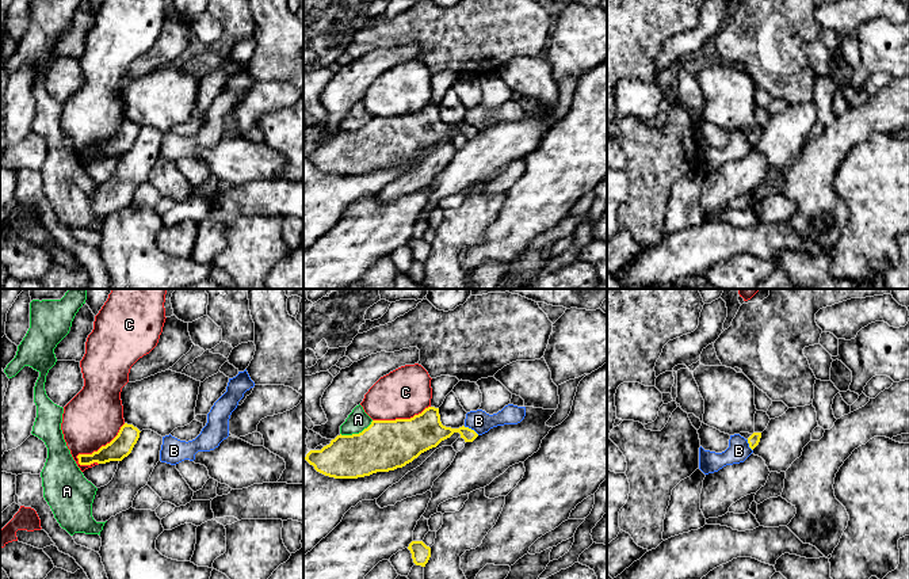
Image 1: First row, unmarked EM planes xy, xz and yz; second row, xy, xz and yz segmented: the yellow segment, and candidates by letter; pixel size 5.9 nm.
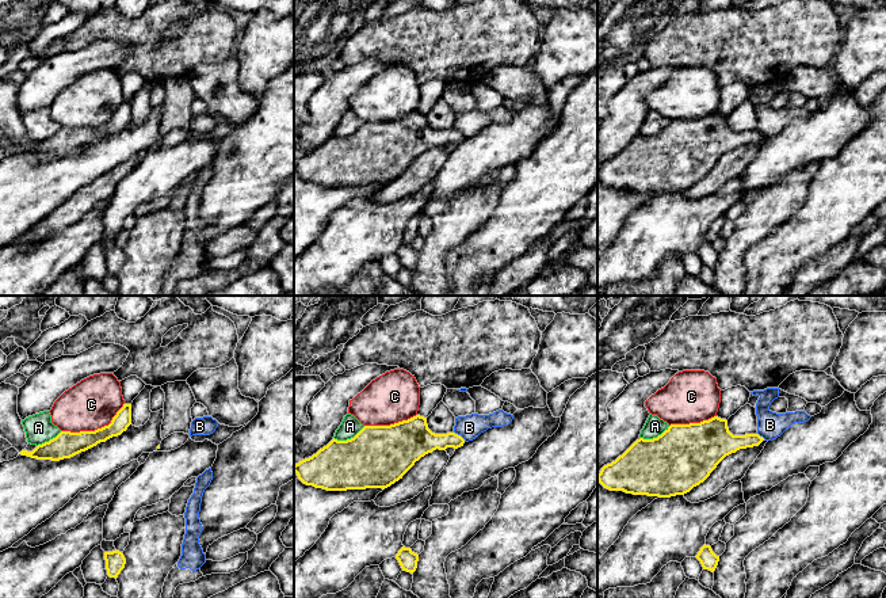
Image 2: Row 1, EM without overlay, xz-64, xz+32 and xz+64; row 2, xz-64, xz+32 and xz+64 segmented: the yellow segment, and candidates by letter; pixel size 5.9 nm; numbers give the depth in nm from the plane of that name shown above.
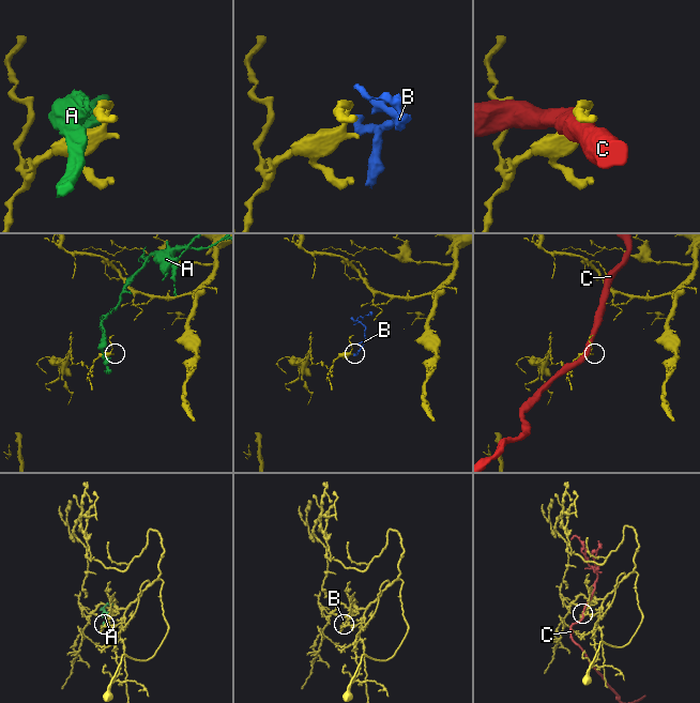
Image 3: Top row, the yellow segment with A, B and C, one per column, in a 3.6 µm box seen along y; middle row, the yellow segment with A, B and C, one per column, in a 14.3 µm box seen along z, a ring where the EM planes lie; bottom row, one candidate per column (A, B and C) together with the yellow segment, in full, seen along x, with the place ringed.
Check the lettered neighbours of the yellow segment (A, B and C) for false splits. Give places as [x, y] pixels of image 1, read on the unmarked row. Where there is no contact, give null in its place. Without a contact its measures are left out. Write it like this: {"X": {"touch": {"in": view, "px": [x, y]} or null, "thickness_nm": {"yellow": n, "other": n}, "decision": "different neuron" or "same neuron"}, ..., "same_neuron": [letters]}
{"A": {"touch": {"in": "xz", "px": [356, 130]}, "thickness_nm": {"yellow": 300, "other": 120}, "decision": "different neuron"}, "B": {"touch": {"in": "xz", "px": [472, 126]}, "thickness_nm": {"yellow": 170, "other": 130}, "decision": "different neuron"}, "C": {"touch": {"in": "xy", "px": [100, 144]}, "thickness_nm": {"yellow": 140, "other": 340}, "decision": "different neuron"}, "same_neuron": []}

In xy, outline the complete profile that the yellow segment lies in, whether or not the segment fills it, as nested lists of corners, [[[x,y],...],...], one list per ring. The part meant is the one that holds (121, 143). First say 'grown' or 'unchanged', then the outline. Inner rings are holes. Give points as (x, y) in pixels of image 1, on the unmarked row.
unchanged; [[[125,119],[118,132],[106,142],[102,142],[92,151],[79,151],[80,161],[91,161],[93,159],[106,160],[110,157],[122,157],[127,153],[140,134],[140,126],[133,121]]]

